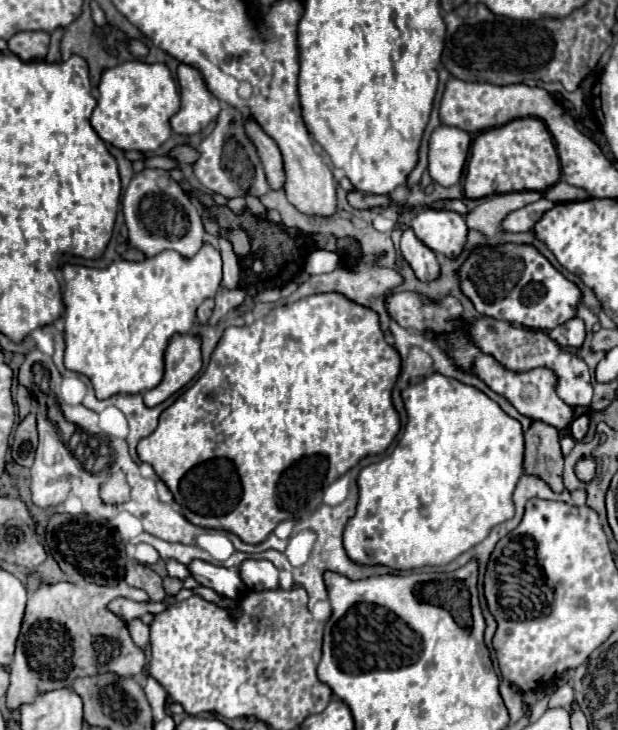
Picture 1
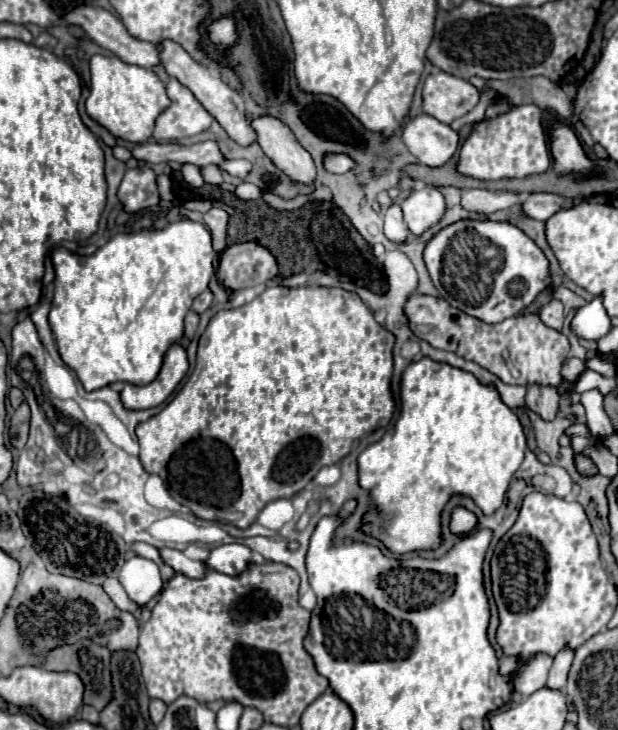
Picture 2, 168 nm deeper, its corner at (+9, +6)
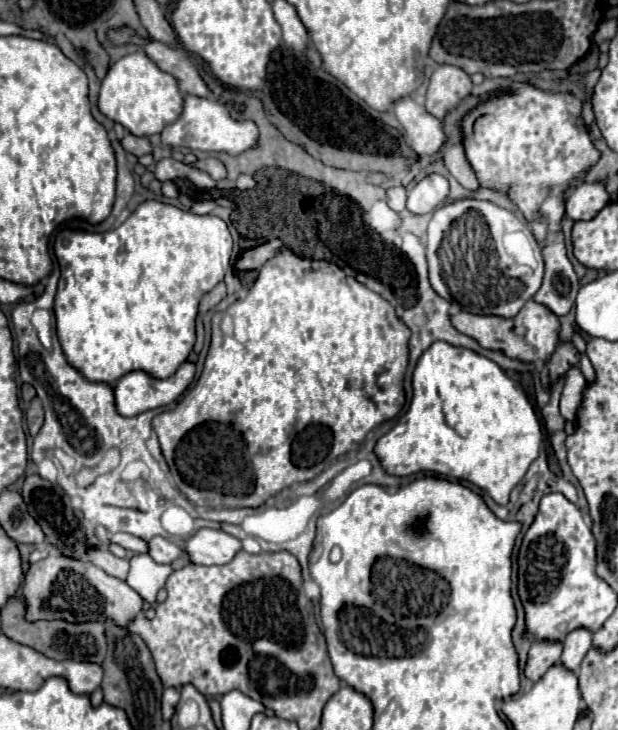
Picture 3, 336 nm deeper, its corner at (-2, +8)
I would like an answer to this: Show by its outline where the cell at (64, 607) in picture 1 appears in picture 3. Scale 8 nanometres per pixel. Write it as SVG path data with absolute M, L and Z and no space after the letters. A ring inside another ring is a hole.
M49 554L47 558L29 566L21 588L21 596L27 608L27 622L67 620L71 624L83 624L111 620L113 624L127 628L131 620L135 620L143 612L141 596L125 582L105 574L91 562L71 560L61 554Z

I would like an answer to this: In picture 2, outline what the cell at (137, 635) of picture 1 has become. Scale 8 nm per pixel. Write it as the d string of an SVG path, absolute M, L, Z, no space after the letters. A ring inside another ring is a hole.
M106 578L104 584L102 584L104 592L112 598L112 602L116 602L116 606L120 606L122 610L128 610L128 612L134 612L138 608L138 604L134 602L128 602L128 596L124 594L124 588L120 586L118 578Z

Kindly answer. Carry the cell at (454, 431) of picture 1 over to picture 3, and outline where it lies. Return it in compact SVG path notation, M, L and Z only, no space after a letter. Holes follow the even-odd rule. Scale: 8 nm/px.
M435 342L425 350L413 372L413 400L397 426L381 436L375 454L381 468L391 476L409 476L415 472L433 472L447 479L471 482L491 494L497 504L507 504L515 484L525 476L529 464L539 456L543 440L541 424L527 396L513 380L489 358L467 348L455 348L447 342Z

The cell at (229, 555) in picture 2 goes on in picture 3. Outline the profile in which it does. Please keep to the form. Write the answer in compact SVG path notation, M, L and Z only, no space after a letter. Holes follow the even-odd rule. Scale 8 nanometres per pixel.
M203 528L185 542L187 556L193 564L229 564L235 552L241 552L241 540L225 534L223 530Z

